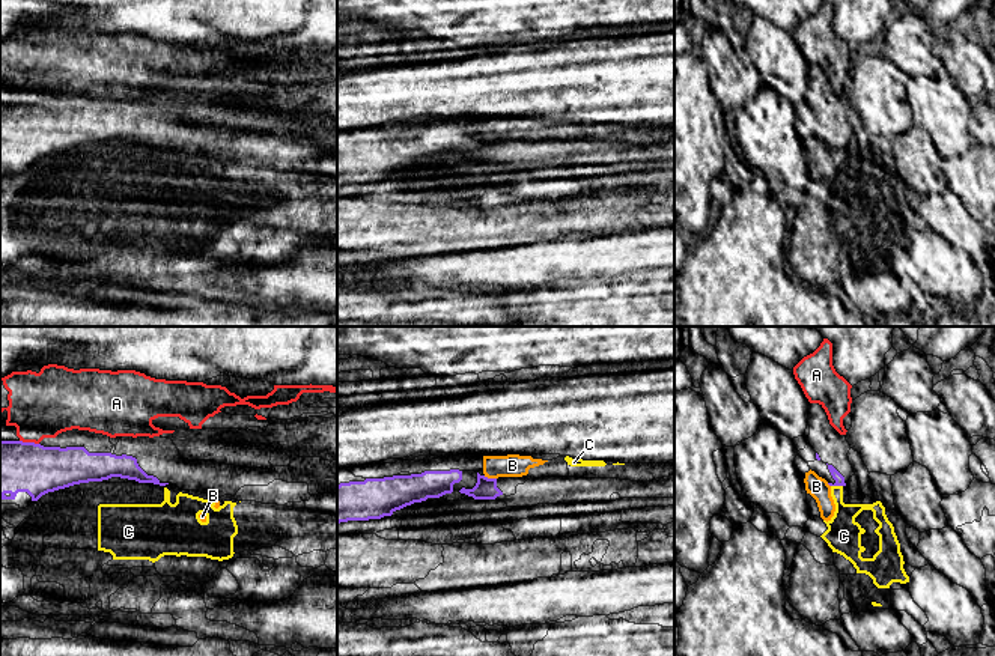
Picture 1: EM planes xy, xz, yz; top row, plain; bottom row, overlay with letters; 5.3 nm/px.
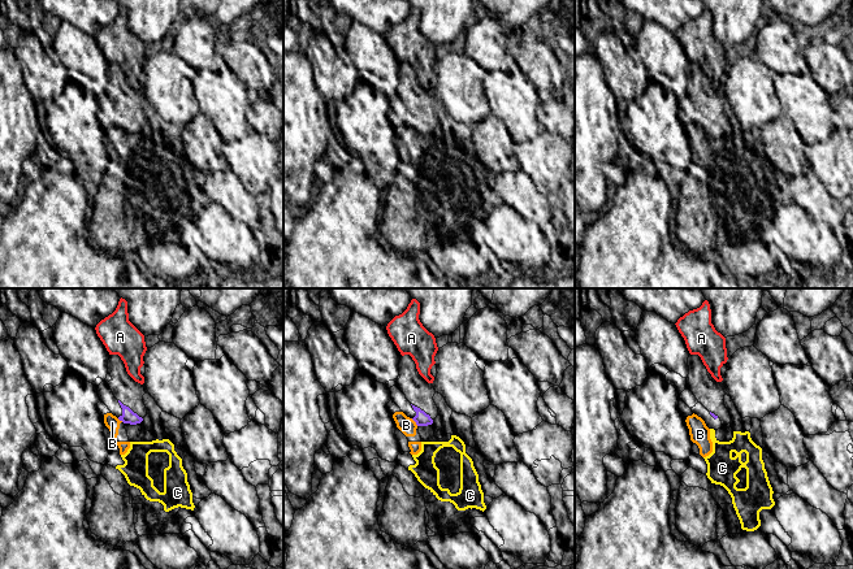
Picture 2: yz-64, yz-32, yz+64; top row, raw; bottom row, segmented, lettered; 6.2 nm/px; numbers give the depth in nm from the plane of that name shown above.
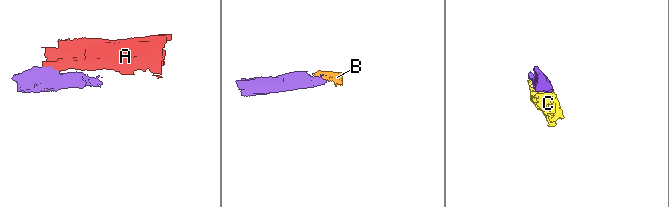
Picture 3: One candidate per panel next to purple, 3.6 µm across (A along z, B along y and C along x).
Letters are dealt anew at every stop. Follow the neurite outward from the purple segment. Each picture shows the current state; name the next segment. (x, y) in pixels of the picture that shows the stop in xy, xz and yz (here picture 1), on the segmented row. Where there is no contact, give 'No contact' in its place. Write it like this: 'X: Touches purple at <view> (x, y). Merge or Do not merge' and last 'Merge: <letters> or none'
A: Touches purple at xy (29, 443). Do not merge
B: Touches purple at xz (489, 479). Do not merge
C: Touches purple at yz (837, 485). Do not merge
Merge: none

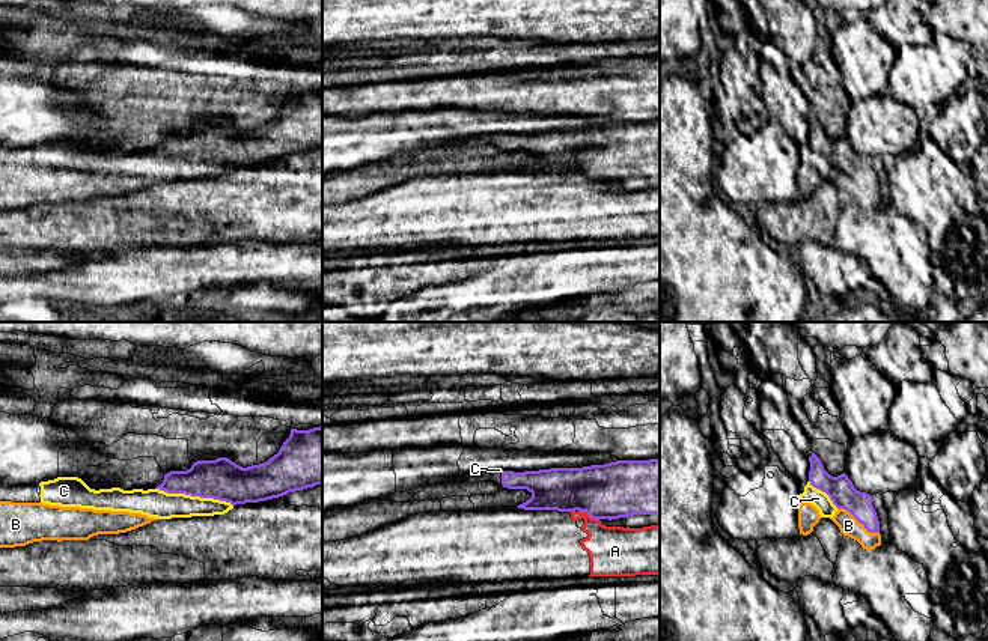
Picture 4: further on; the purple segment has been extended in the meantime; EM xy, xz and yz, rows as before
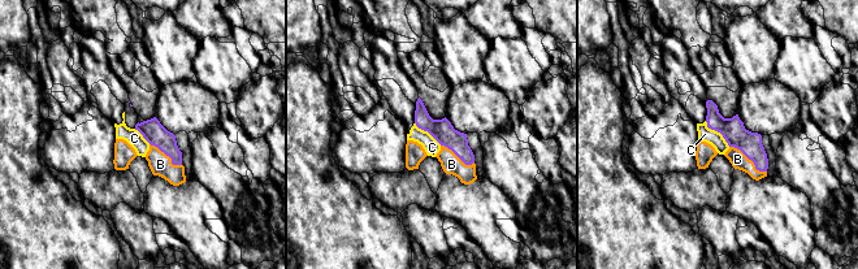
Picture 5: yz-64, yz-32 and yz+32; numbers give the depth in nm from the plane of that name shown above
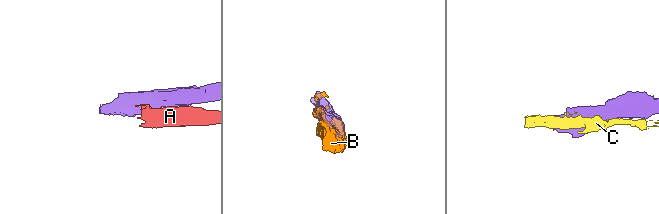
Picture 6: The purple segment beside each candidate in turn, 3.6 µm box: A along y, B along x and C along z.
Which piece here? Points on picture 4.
A: Touches purple at xz (589, 515). Do not merge
B: Touches purple at yz (859, 521). Merge
C: Touches purple at xy (195, 495). Do not merge
Merge: B

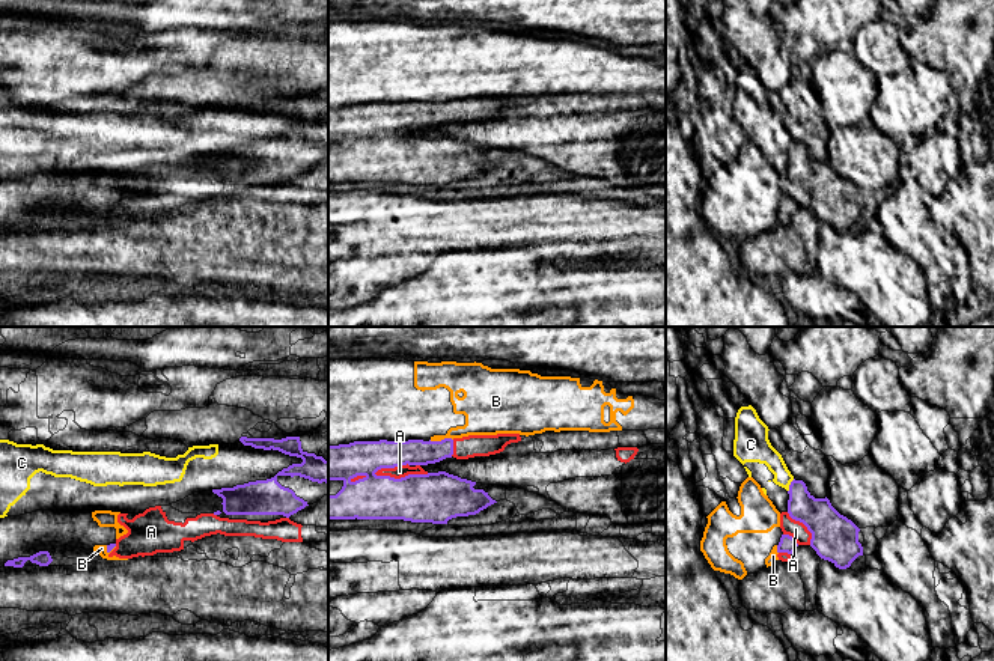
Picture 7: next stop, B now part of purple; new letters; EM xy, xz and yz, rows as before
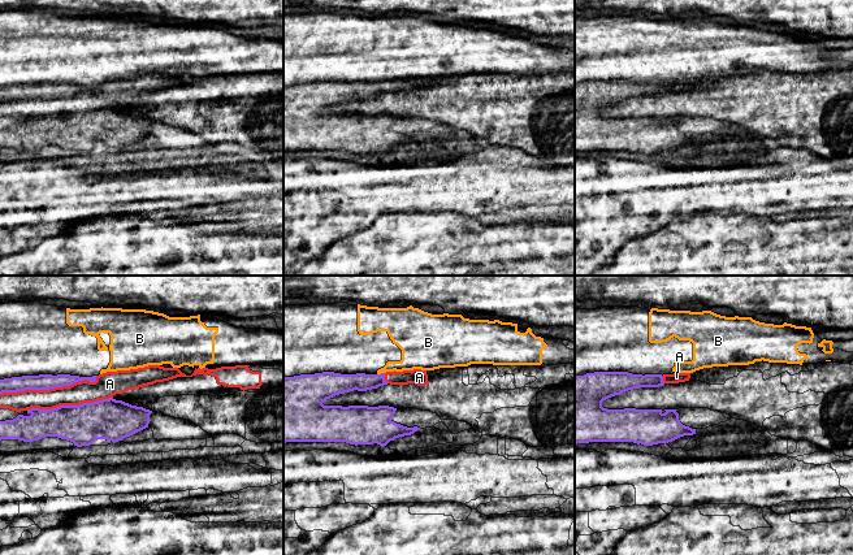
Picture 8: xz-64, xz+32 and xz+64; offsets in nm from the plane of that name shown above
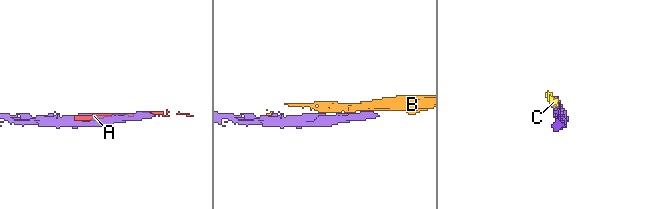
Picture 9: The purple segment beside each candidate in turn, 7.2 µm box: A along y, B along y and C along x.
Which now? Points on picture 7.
A: Touches purple at xz (401, 478). Do not merge
B: Touches purple at xz (442, 440). Do not merge
C: Touches purple at yz (789, 485). Do not merge
Merge: none

